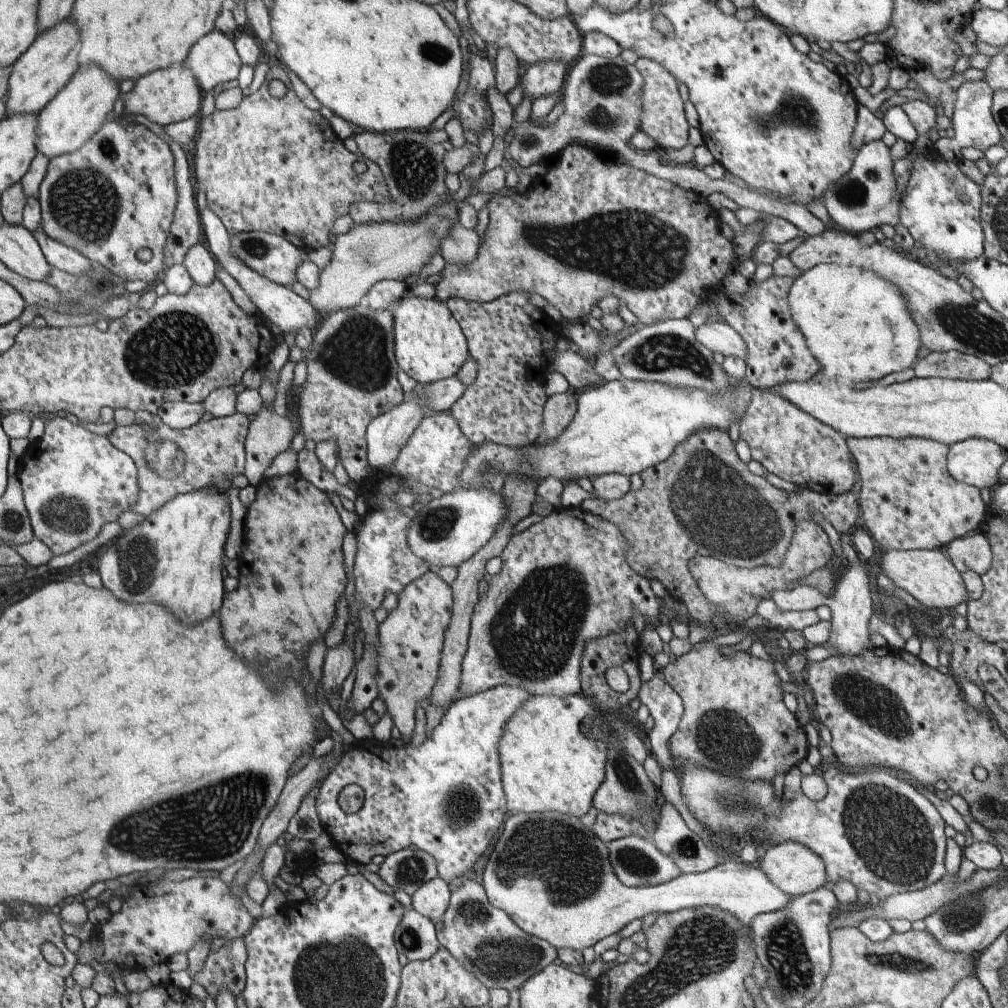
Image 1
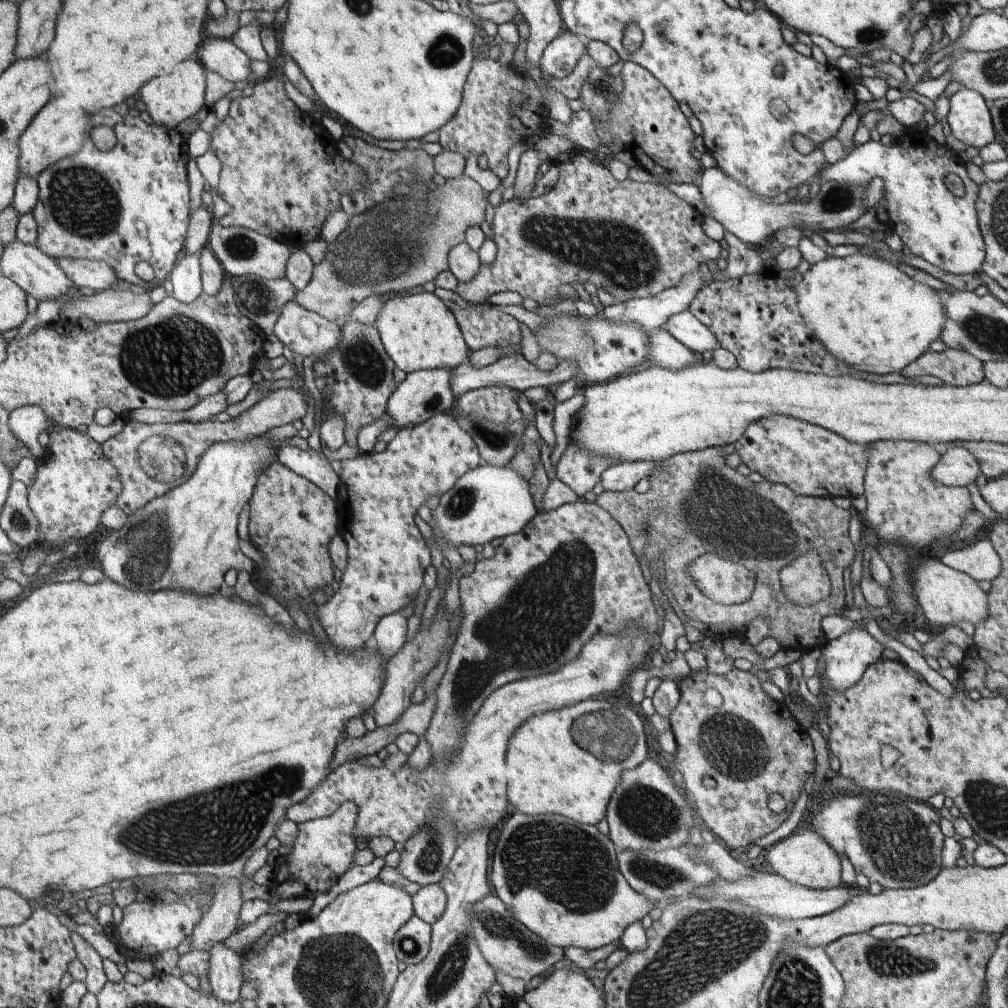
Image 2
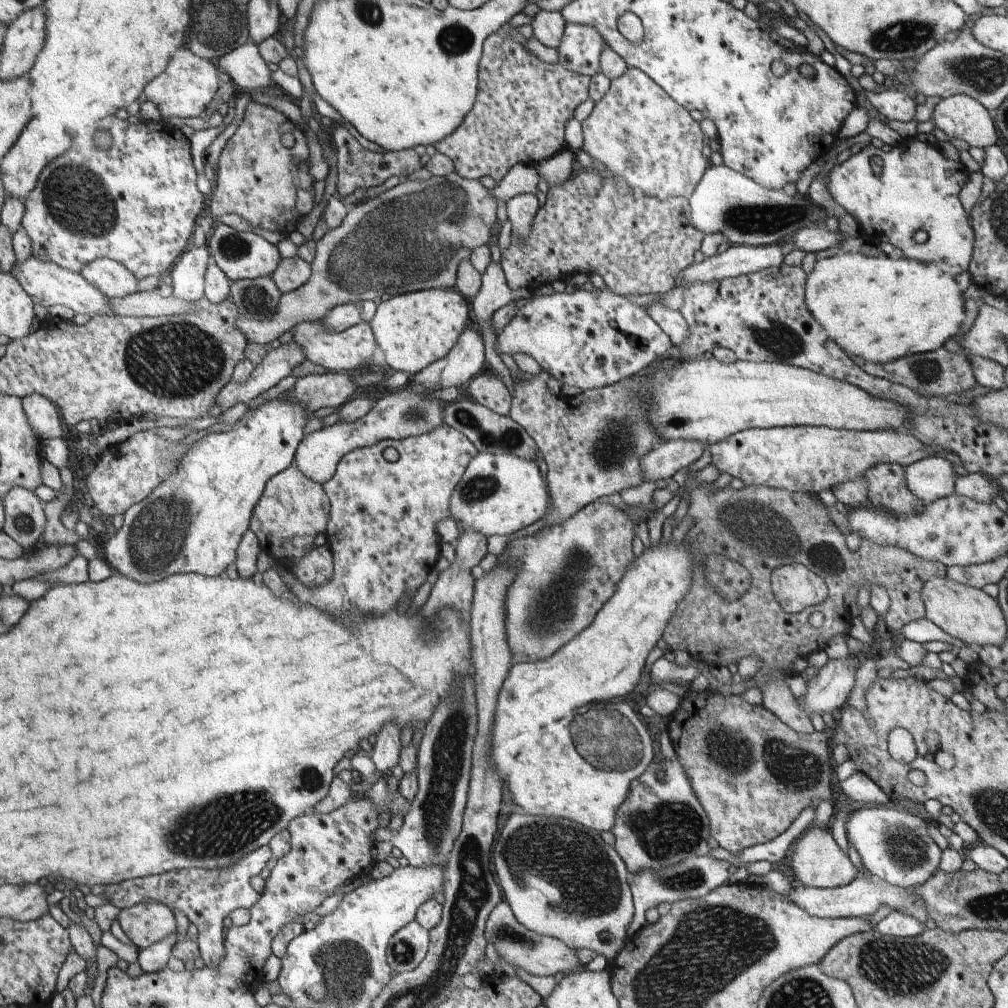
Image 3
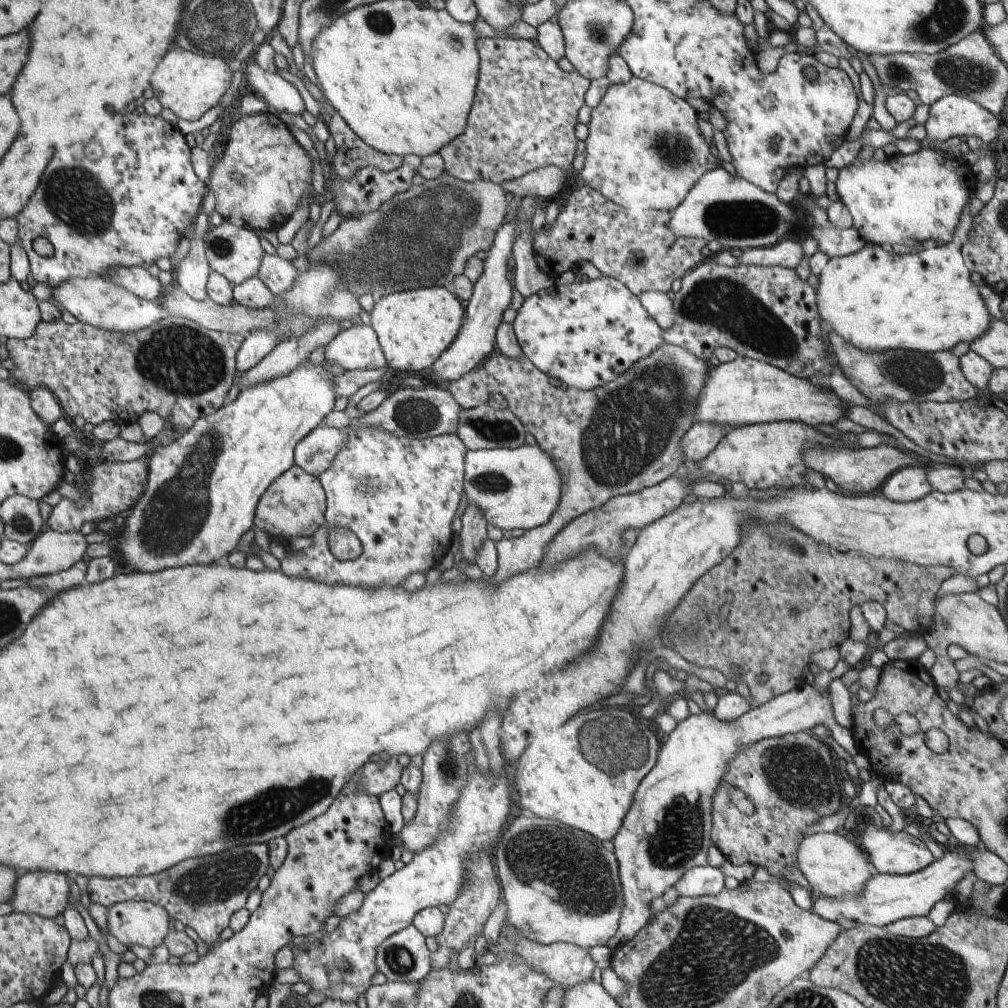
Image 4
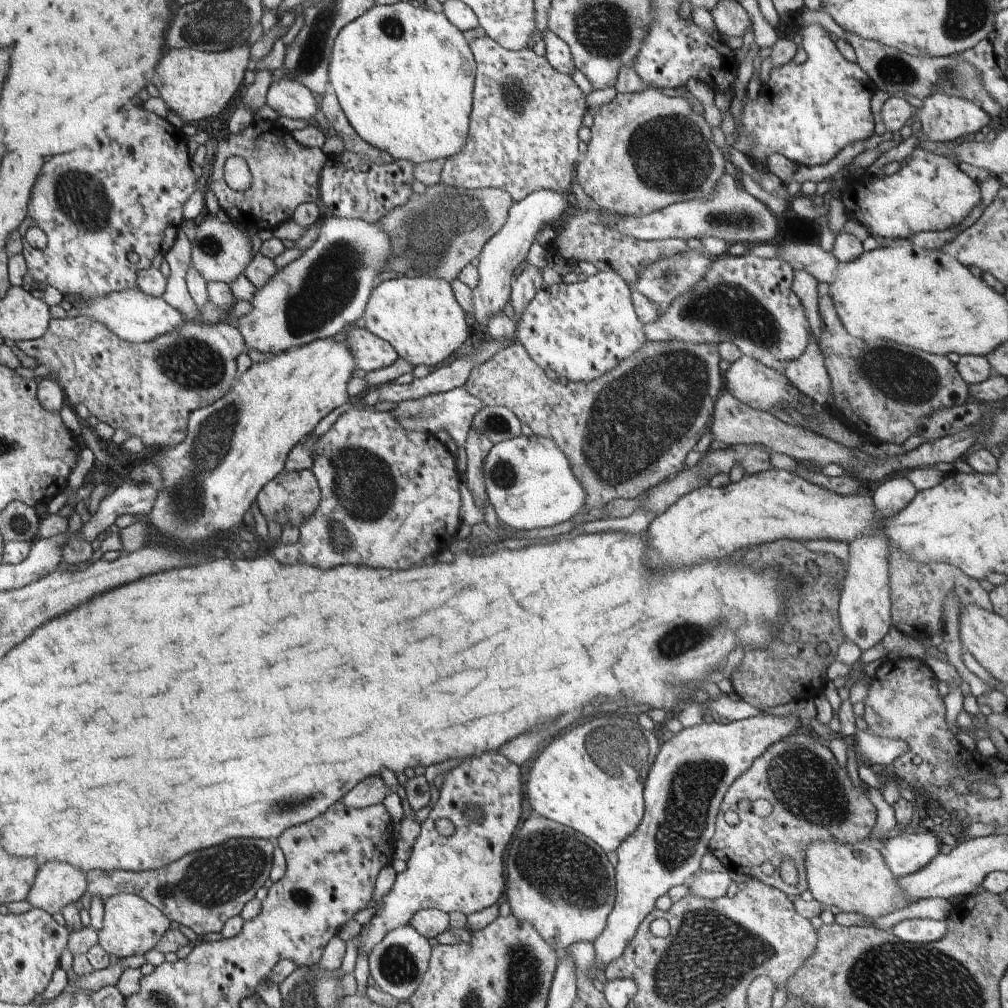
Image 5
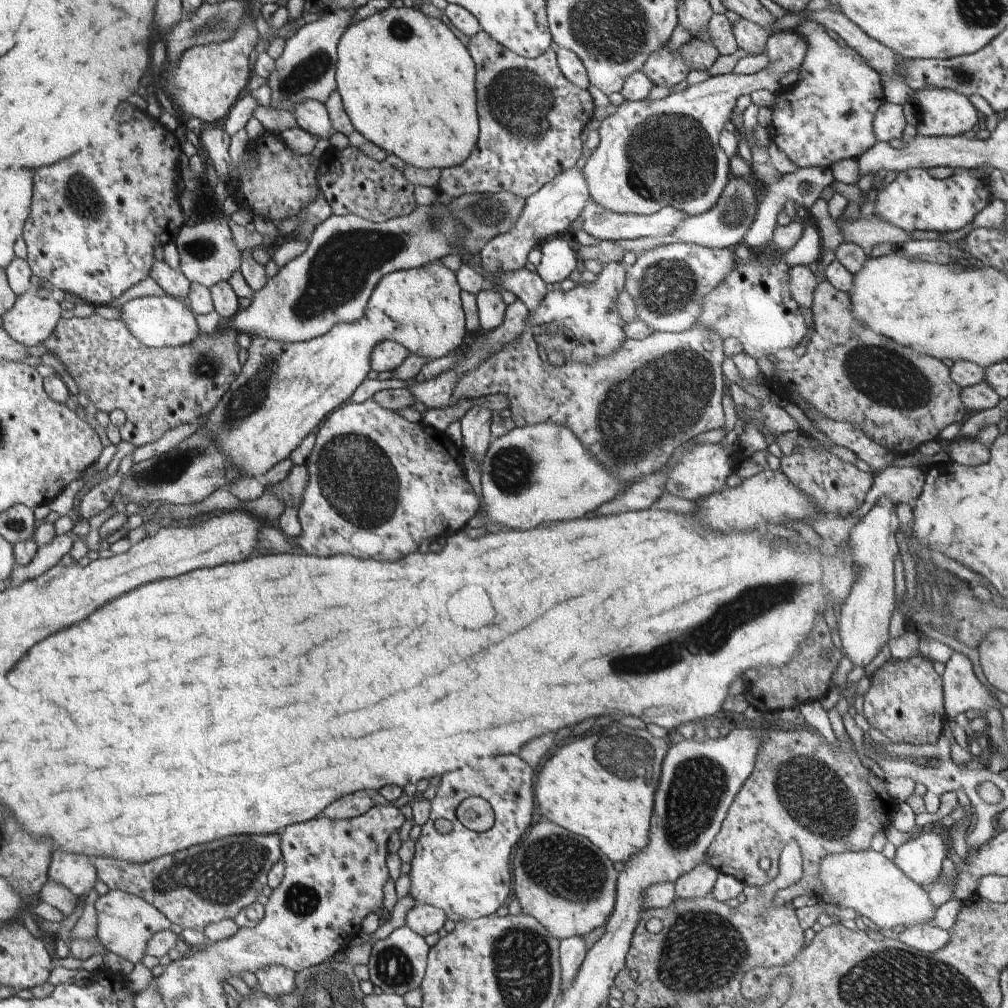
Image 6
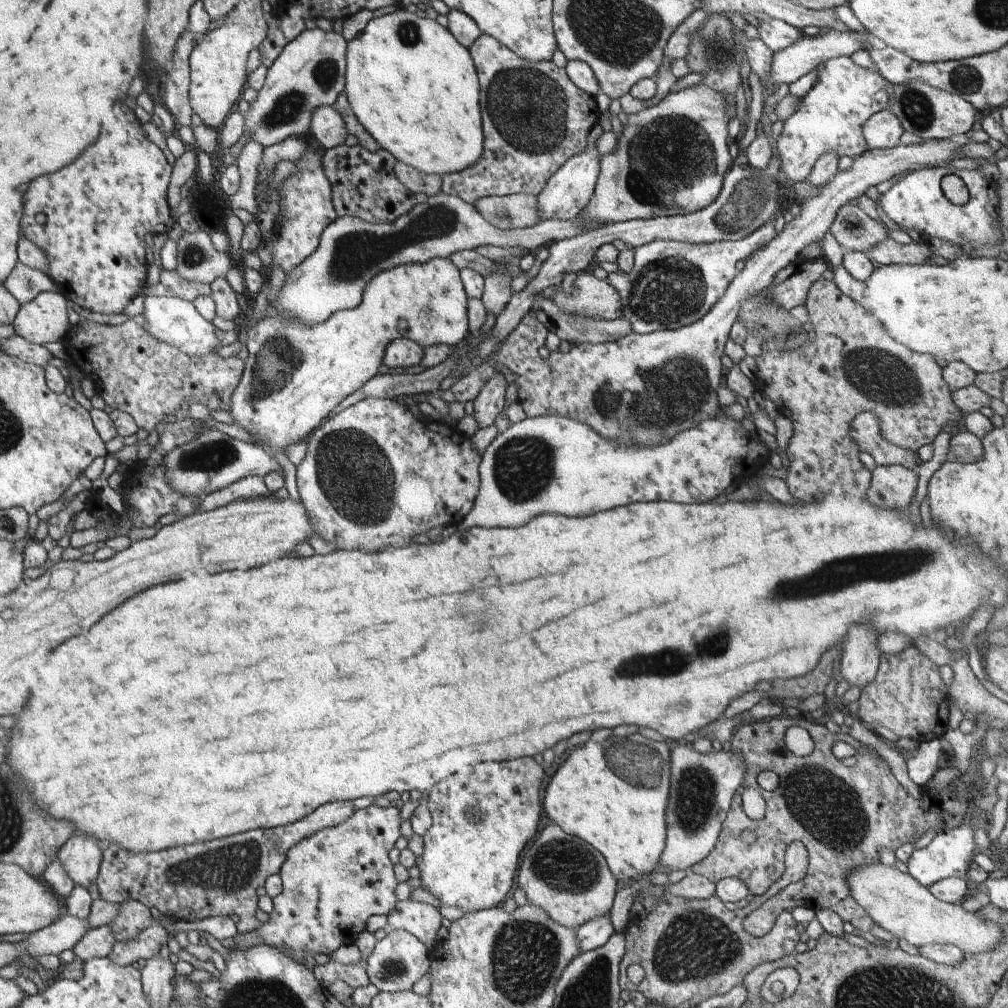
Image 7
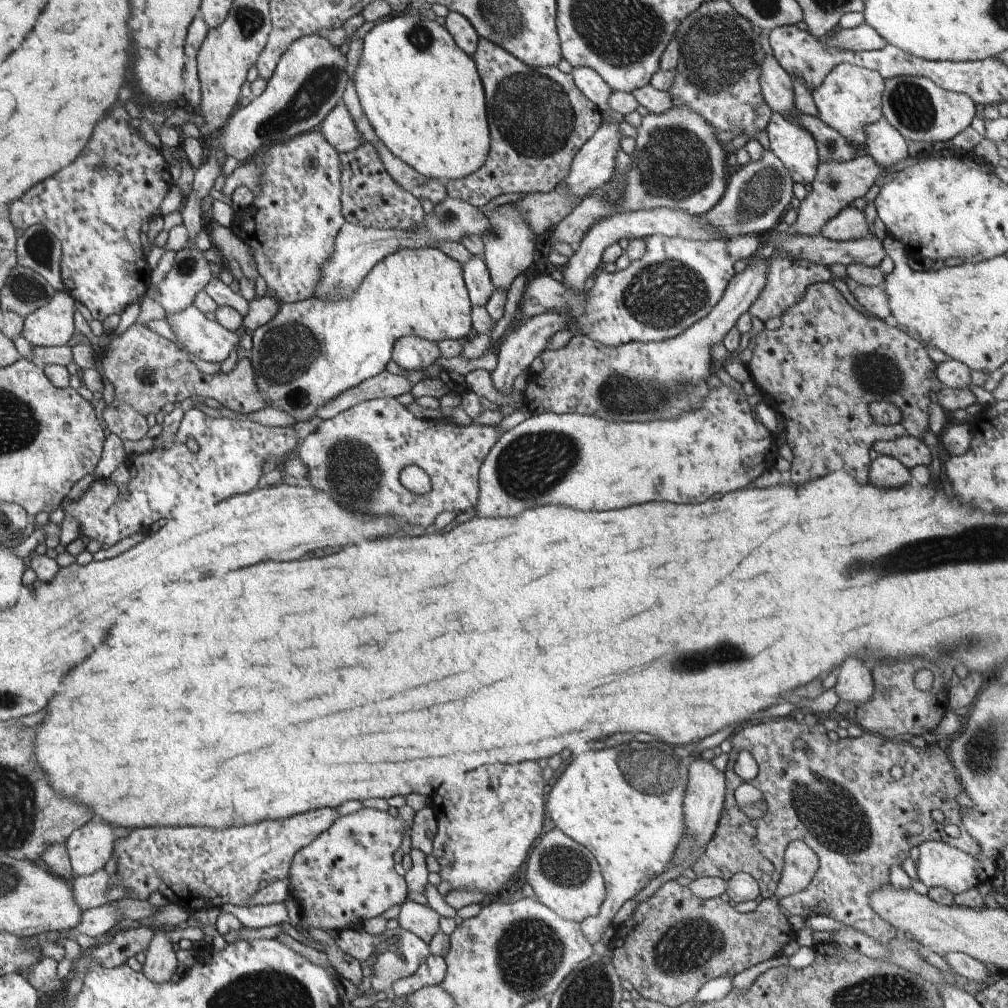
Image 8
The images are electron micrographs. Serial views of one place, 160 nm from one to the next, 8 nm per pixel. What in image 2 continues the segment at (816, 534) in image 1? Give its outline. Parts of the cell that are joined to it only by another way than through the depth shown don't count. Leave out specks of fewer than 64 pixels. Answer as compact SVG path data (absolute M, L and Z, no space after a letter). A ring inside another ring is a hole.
M808 550L778 572L782 594L796 606L816 604L830 594L831 586L818 552ZM702 554L690 564L687 574L708 599L727 605L746 603L757 583L752 570L718 554Z

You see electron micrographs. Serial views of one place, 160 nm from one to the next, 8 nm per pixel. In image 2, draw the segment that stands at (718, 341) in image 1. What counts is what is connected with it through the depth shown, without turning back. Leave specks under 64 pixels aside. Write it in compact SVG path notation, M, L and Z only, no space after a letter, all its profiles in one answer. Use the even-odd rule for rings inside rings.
M688 310L670 316L663 329L697 355L720 347L714 332Z

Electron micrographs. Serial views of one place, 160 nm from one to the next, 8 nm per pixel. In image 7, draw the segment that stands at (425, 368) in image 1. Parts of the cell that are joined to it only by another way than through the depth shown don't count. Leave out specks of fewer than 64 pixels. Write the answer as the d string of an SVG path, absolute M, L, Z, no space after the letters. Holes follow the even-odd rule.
M449 258L433 259L422 264L398 265L378 273L369 282L363 301L356 309L338 311L320 325L308 326L296 319L274 314L265 316L248 330L246 348L249 355L245 360L245 373L233 390L229 411L234 423L245 428L248 434L256 434L258 442L253 445L260 446L281 464L292 501L300 500L297 468L286 457L286 448L306 440L323 423L328 412L376 376L384 362L385 350L393 341L410 339L425 349L432 345L448 345L456 349L456 344L468 334L466 300L468 295L461 281L460 269Z

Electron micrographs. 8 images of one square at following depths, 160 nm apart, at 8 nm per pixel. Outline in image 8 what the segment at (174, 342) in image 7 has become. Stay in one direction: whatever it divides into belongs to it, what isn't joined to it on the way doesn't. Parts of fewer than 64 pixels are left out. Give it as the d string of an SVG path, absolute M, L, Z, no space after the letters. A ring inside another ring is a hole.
M194 304L183 308L175 313L167 313L165 318L176 335L176 340L187 348L191 354L195 354L200 360L206 362L222 364L234 347L239 346L241 332L229 331L218 321L214 321L210 316L204 314Z

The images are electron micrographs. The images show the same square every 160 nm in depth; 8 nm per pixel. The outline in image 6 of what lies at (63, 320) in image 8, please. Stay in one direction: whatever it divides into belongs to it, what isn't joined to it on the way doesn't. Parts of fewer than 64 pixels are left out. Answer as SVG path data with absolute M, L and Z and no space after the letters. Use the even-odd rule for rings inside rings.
M34 291L16 296L14 304L1 316L1 327L25 347L50 338L61 320L60 304L54 298L34 296Z

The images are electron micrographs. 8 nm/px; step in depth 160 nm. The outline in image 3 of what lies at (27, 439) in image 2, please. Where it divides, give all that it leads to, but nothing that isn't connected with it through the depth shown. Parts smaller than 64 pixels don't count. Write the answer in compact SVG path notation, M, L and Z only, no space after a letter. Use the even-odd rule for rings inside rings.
M34 393L29 397L24 397L22 402L34 434L37 434L43 440L62 437L64 434L62 422L55 404L51 400Z

